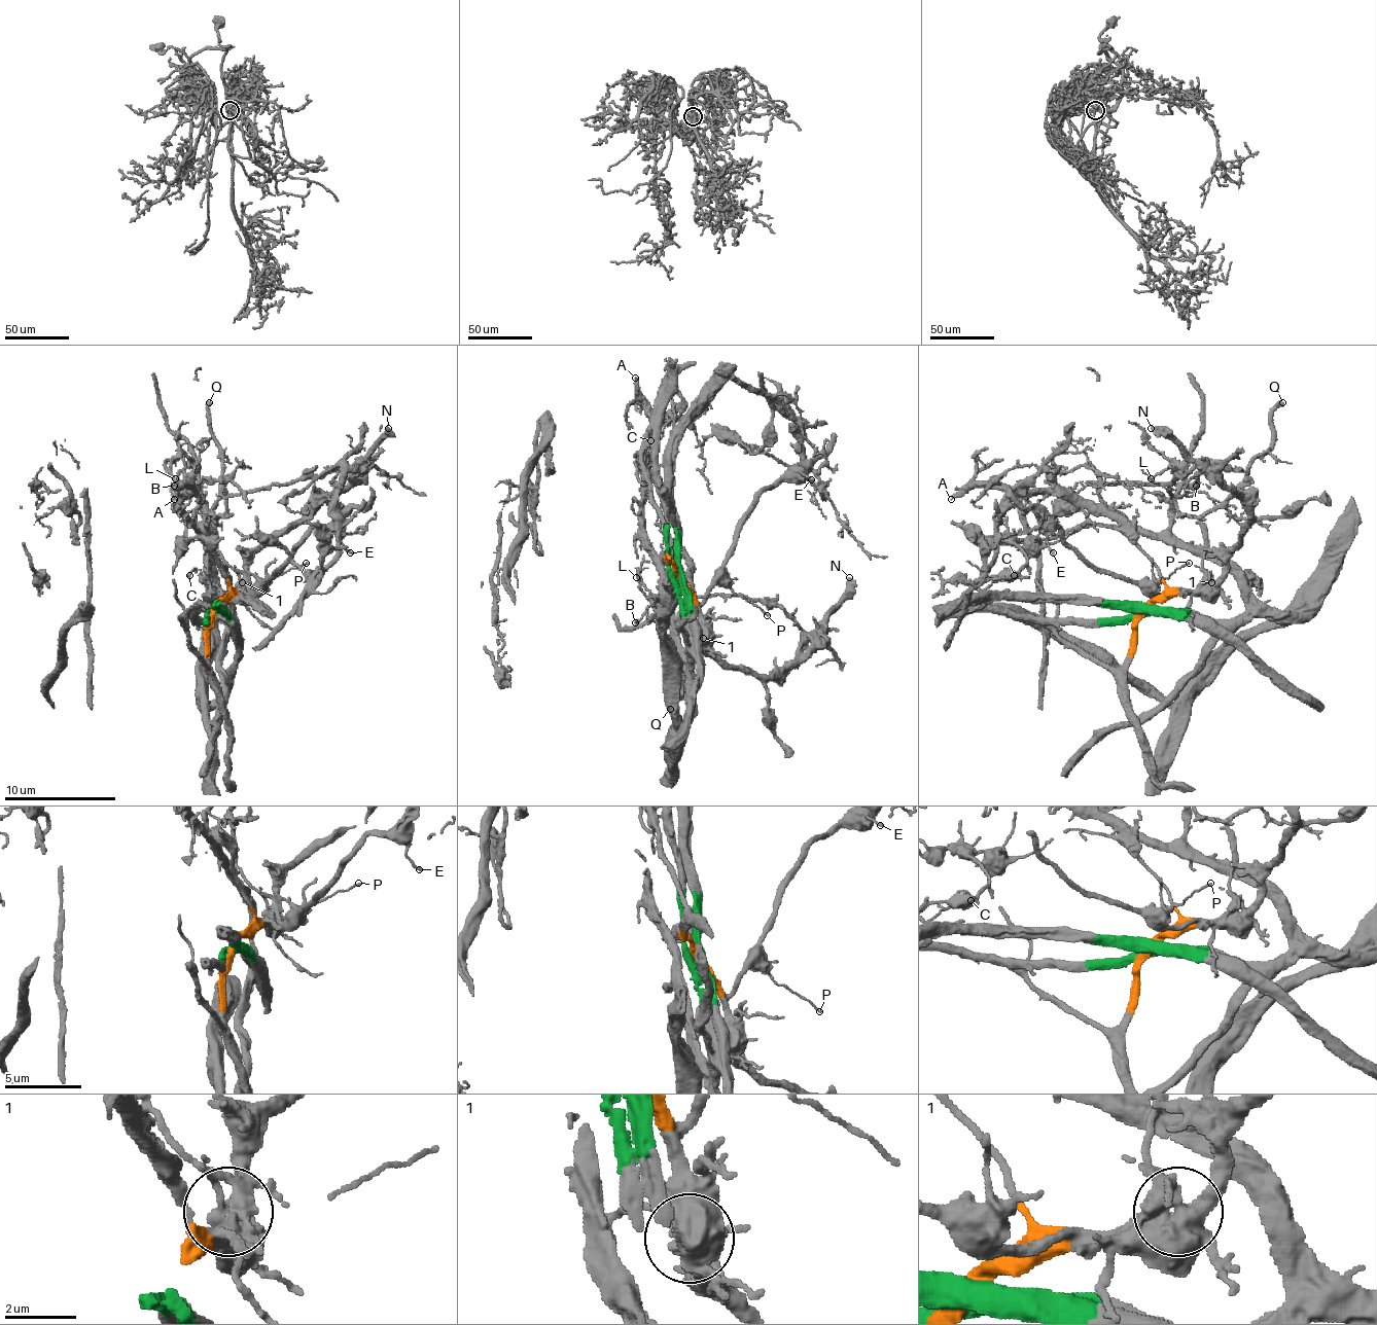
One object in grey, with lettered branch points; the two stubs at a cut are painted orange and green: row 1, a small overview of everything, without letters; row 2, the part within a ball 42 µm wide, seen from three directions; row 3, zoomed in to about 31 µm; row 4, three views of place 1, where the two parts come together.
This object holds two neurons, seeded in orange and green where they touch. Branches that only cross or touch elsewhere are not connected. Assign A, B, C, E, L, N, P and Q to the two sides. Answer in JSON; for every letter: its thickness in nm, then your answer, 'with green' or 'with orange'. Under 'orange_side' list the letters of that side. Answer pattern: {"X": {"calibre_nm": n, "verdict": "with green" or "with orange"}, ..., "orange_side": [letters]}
{"A": {"calibre_nm": 240, "verdict": "with green"}, "B": {"calibre_nm": 110, "verdict": "with green"}, "C": {"calibre_nm": 140, "verdict": "with green"}, "E": {"calibre_nm": 140, "verdict": "with orange"}, "L": {"calibre_nm": 120, "verdict": "with green"}, "N": {"calibre_nm": 440, "verdict": "with orange"}, "P": {"calibre_nm": 110, "verdict": "with orange"}, "Q": {"calibre_nm": 320, "verdict": "with green"}, "orange_side": ["E", "N", "P"]}

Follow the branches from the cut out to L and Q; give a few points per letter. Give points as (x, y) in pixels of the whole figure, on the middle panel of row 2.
L: (672, 570), (680, 623), (692, 651), (689, 673), (675, 614), (661, 598), (658, 609), (636, 578)
Q: (672, 570), (692, 663), (689, 673), (677, 632), (672, 643), (680, 653), (683, 690), (669, 699), (669, 710)

